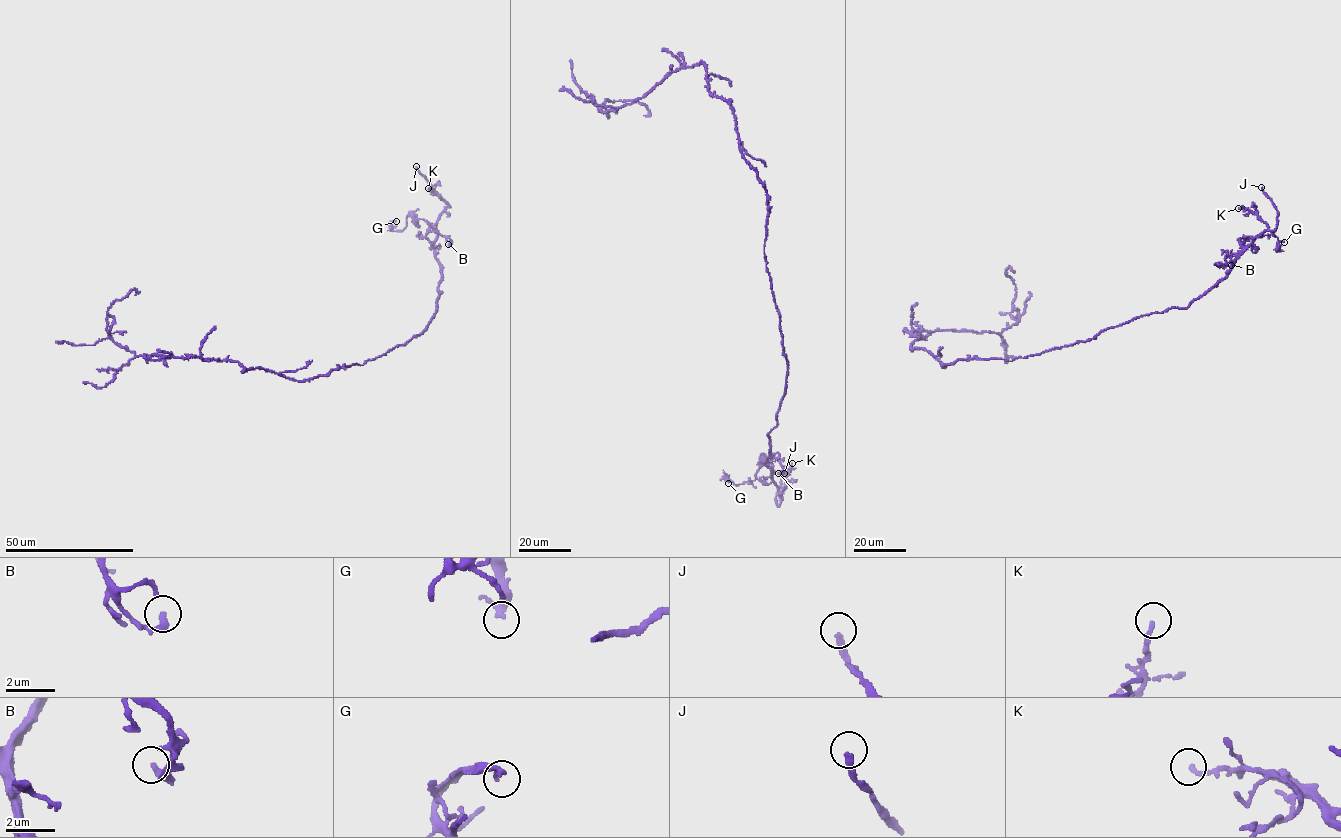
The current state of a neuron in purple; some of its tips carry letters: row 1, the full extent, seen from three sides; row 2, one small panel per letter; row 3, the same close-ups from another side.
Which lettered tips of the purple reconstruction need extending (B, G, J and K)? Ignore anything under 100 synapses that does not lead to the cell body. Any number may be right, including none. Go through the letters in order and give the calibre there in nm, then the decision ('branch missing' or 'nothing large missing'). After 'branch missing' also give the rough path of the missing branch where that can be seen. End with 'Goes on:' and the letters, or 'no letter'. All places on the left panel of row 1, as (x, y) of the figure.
B: calibre 180 nm; nothing large missing
G: calibre 180 nm; nothing large missing
J: calibre 200 nm; branch missing; course (416, 166), (407, 149), (389, 135), (377, 132), (376, 126), (385, 118)
K: calibre 160 nm; nothing large missing
Goes on: J

